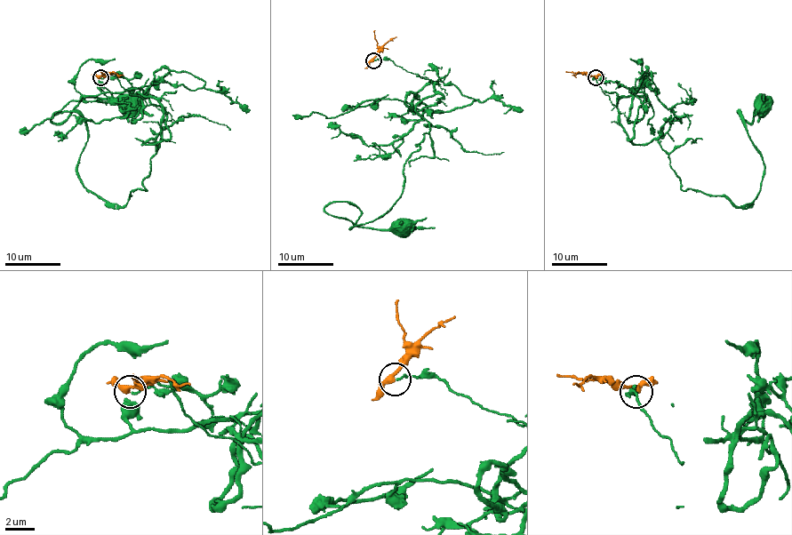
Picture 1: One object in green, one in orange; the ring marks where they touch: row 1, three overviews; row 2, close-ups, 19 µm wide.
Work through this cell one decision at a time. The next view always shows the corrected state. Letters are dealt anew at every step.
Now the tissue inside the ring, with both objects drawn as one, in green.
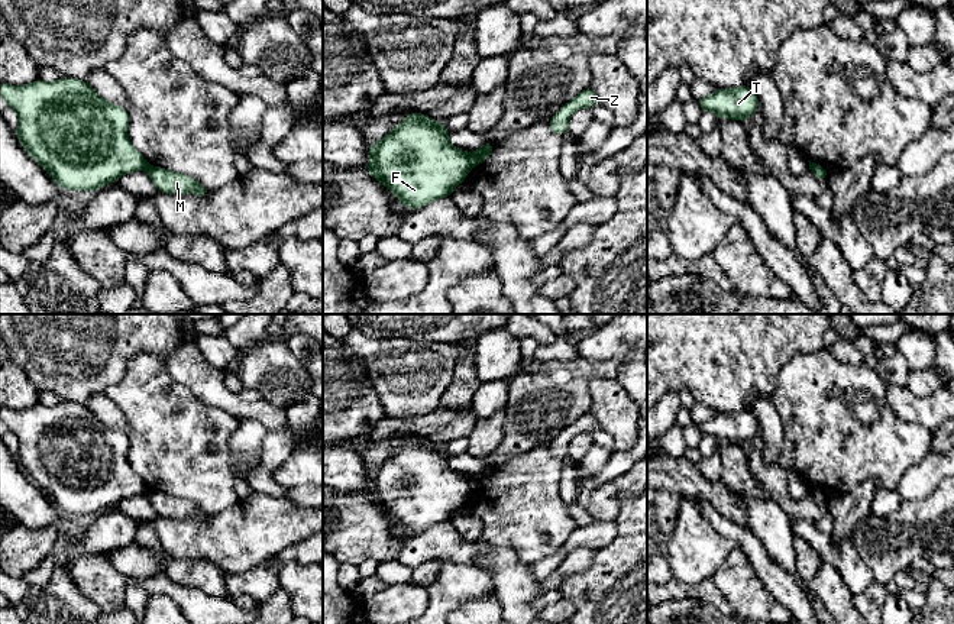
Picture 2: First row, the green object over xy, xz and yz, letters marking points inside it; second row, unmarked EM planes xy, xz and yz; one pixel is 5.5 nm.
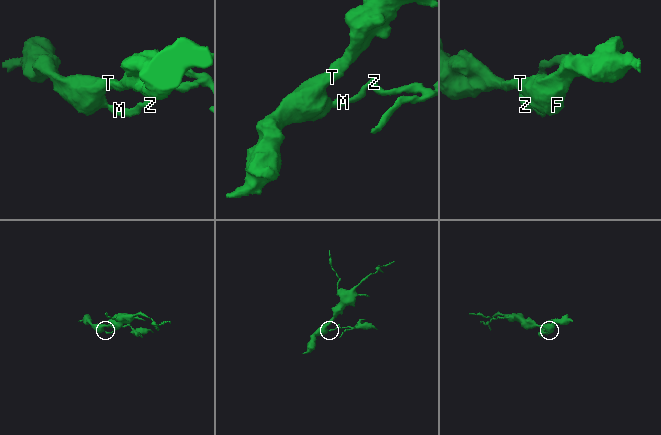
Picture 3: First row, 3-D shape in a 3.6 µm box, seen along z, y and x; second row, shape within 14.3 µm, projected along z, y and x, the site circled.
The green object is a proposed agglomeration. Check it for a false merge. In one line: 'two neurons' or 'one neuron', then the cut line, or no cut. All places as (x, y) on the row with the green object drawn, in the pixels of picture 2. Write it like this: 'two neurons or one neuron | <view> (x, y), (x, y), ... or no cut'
two neurons | xz (471, 154), (469, 167)

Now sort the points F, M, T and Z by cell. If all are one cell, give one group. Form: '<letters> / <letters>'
F T / M Z

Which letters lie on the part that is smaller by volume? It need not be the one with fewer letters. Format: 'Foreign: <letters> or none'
Foreign: M, Z

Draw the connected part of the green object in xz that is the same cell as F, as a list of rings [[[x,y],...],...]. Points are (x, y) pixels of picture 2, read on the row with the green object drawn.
[[[410,113],[379,142],[369,145],[366,171],[410,210],[449,197],[466,180],[470,153],[449,142],[449,130]]]

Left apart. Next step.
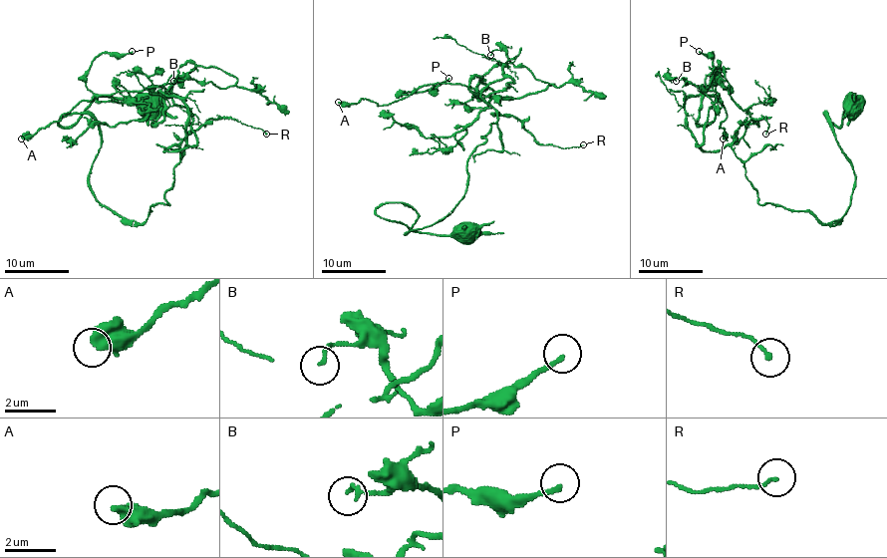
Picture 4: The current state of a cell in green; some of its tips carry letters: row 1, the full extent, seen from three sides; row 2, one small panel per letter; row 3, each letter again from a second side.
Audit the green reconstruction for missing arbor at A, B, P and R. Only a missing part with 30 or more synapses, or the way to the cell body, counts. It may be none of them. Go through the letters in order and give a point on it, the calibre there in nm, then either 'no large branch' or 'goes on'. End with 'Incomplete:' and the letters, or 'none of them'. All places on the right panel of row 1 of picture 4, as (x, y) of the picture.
A: place (723, 139); calibre 550 nm; no large branch
B: place (676, 81); calibre 130 nm; no large branch
P: place (699, 51); calibre 180 nm; no large branch
R: place (765, 134); calibre 140 nm; no large branch
Incomplete: none of them

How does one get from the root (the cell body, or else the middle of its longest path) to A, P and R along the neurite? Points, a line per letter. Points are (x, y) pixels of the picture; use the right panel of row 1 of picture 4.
A: (853, 104), (823, 113), (855, 177), (833, 223), (699, 145), (707, 88), (723, 139)
P: (853, 104), (823, 113), (847, 210), (760, 204), (687, 126), (716, 93), (699, 51)
R: (853, 104), (841, 126), (823, 113), (855, 177), (833, 223), (759, 202), (734, 140), (751, 120), (765, 134)

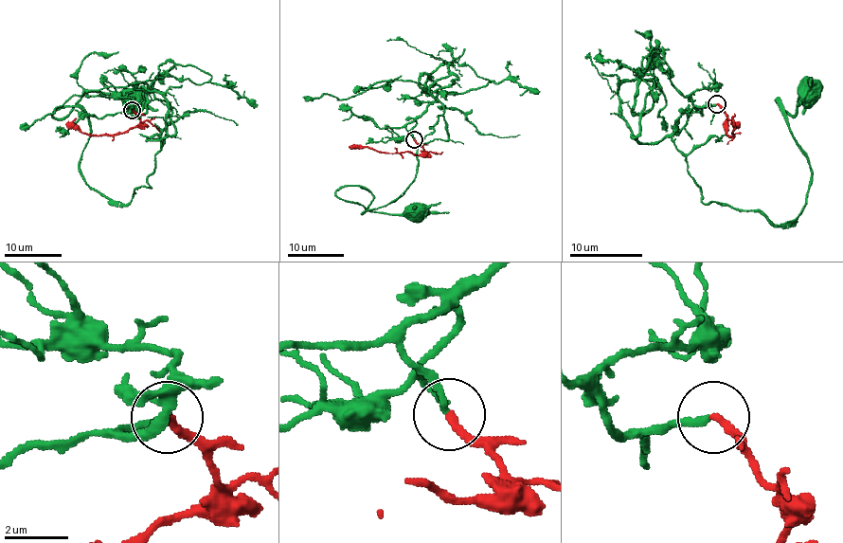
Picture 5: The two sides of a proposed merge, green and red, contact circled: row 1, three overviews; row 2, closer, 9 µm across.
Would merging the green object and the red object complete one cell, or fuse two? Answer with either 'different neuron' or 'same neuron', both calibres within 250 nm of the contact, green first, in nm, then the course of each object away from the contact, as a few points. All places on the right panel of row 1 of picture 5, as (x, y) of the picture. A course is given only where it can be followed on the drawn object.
same neuron; calibres 200 and 240 nm; course green (715, 103), (657, 67), (618, 95), (705, 203), (788, 225), (810, 159), (775, 99), (795, 115), (810, 89); course red (717, 103), (735, 123), (733, 136), (730, 136), (725, 121)

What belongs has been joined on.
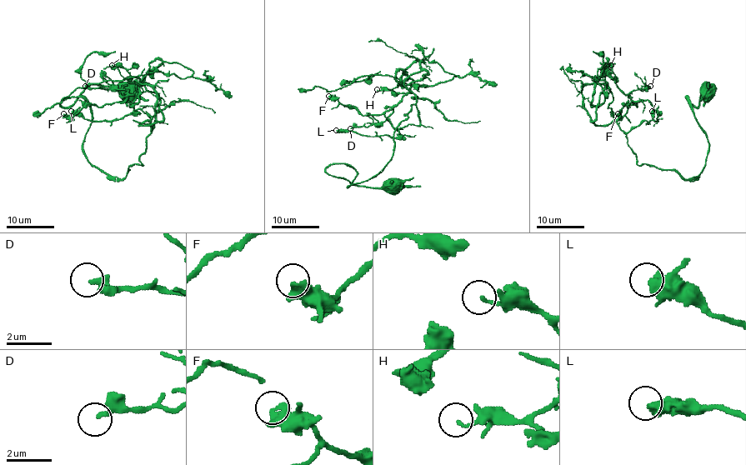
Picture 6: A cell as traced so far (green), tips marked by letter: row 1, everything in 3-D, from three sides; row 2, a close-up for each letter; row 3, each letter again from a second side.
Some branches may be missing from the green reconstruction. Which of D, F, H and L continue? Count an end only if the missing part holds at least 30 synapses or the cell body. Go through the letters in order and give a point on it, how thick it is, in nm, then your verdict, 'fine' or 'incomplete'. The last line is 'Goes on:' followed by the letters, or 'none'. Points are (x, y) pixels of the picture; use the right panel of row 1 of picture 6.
D: at (650, 86); 240 nm thick; fine
F: at (618, 113); 480 nm thick; fine
H: at (611, 65); 110 nm thick; fine
L: at (652, 111); 380 nm thick; fine
Goes on: none

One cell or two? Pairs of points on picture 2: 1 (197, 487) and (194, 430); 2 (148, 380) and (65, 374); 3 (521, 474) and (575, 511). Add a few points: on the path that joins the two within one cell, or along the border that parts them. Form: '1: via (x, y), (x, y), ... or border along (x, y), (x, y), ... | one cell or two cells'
1: via (197, 472), (194, 445) | one cell
2: border along (145, 353), (136, 353), (103, 393) | two cells
3: border along (563, 506), (578, 524) | two cells

